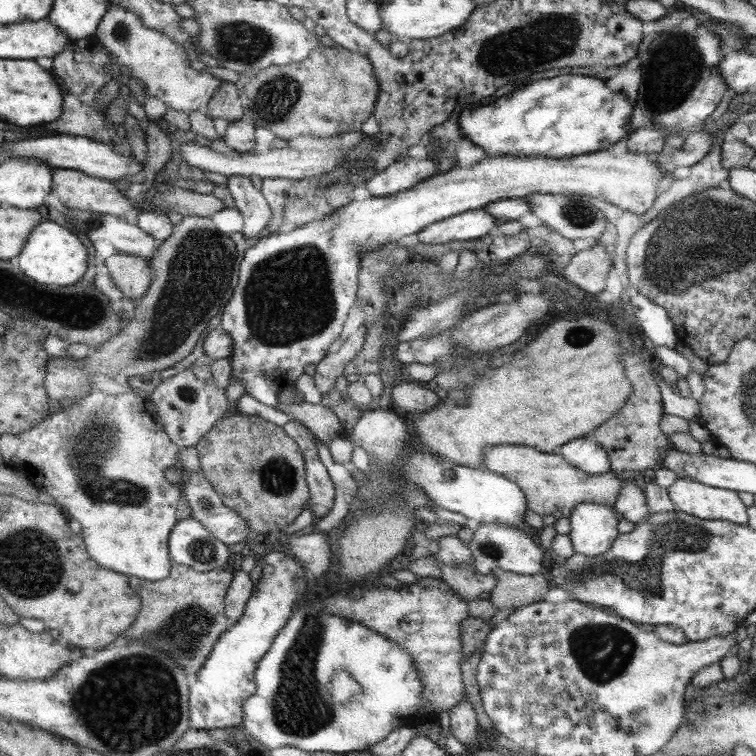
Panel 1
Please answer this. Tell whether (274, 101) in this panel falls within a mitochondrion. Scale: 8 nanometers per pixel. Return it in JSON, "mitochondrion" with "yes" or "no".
{"mitochondrion":"yes"}

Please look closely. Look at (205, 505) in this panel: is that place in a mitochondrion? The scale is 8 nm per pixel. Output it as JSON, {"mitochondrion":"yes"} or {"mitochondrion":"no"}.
{"mitochondrion":"yes"}

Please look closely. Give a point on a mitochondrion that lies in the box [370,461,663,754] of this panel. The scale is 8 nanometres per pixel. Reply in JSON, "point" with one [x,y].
{"point":[603,652]}

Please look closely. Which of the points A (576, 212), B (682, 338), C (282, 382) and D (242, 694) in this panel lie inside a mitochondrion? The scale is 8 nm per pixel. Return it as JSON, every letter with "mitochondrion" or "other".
{"A":"mitochondrion","B":"other","C":"other","D":"other"}

